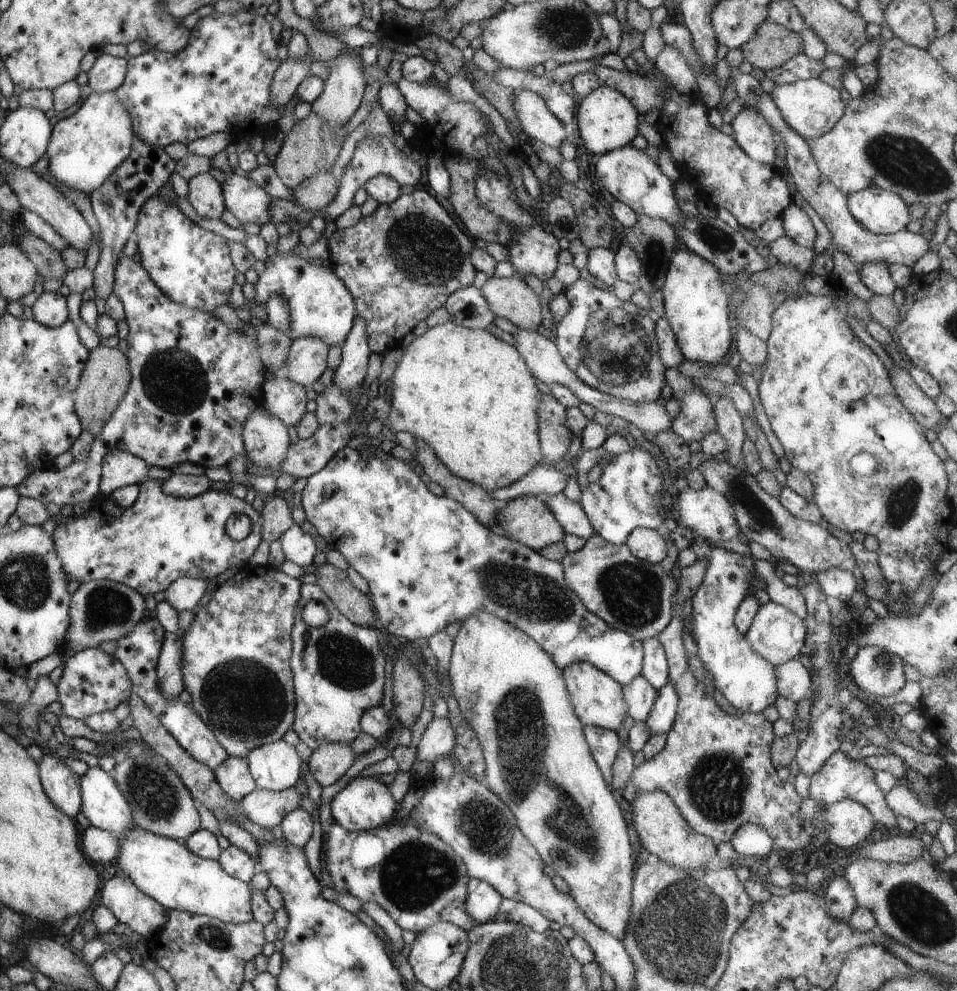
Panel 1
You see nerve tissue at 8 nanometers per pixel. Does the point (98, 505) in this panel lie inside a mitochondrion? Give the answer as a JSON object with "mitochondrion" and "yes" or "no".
{"mitochondrion":"no"}

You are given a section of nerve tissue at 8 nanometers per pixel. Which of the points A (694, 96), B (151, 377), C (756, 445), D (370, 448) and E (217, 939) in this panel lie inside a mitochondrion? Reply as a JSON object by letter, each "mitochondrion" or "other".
{"A":"other","B":"mitochondrion","C":"other","D":"other","E":"mitochondrion"}

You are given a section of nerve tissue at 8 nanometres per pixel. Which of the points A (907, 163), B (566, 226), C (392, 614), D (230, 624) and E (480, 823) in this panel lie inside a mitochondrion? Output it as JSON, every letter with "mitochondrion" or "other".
{"A":"mitochondrion","B":"mitochondrion","C":"other","D":"other","E":"mitochondrion"}

